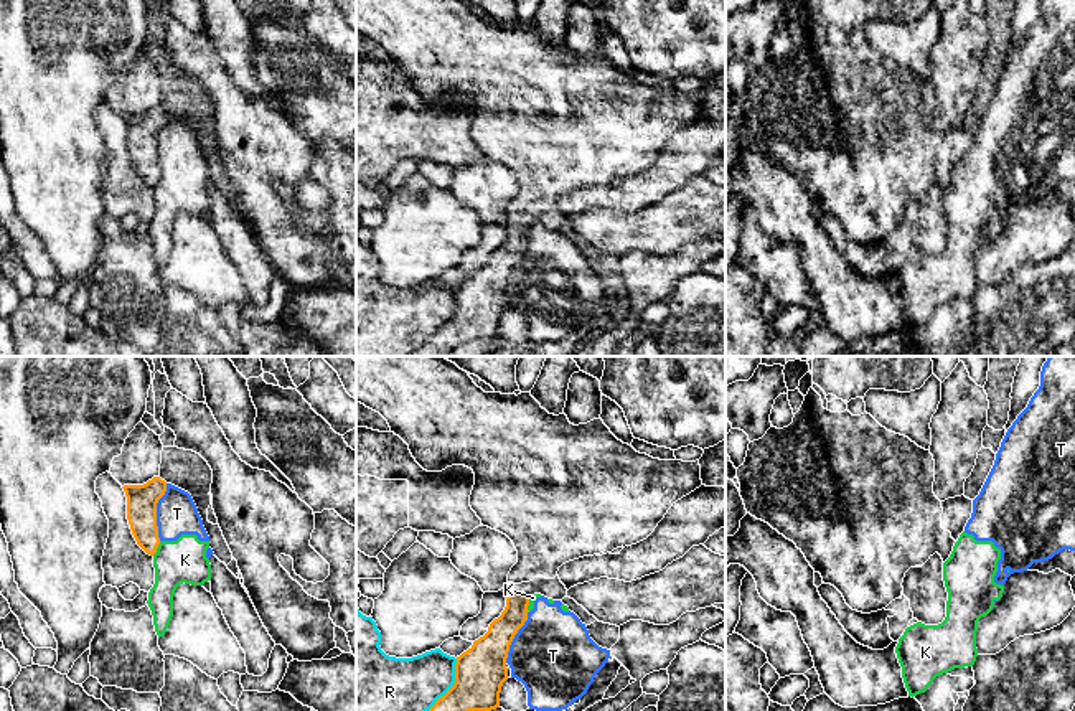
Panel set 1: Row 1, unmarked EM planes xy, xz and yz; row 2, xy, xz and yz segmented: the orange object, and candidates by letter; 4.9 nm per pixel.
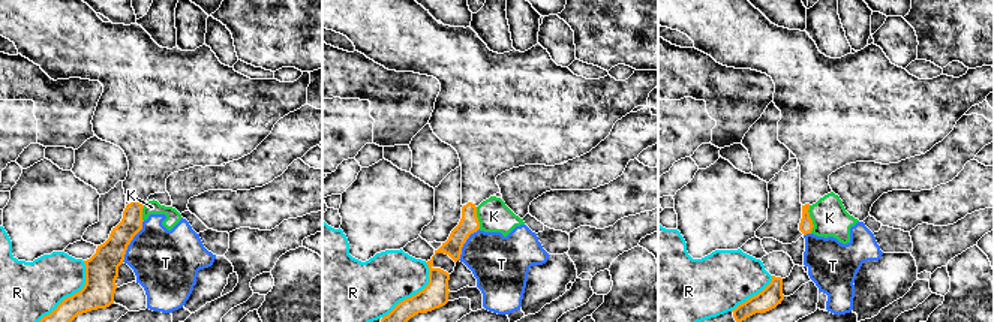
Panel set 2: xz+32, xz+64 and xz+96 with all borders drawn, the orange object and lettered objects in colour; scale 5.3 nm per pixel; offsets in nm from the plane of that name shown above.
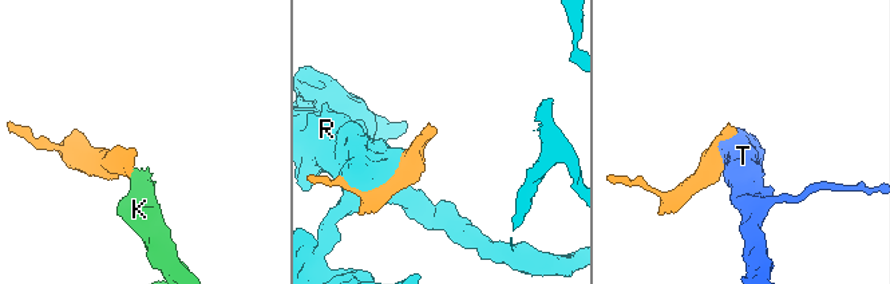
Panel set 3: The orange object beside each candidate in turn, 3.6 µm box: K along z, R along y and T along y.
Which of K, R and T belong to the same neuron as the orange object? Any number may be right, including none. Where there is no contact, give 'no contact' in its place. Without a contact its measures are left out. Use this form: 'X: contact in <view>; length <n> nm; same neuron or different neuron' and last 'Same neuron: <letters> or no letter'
K: contact in xy; length 80 nm; different neuron
R: contact in xz; length 300 nm; different neuron
T: contact in xy; length 280 nm; different neuron
Same neuron: no letter

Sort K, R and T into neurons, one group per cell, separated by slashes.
K T / R

